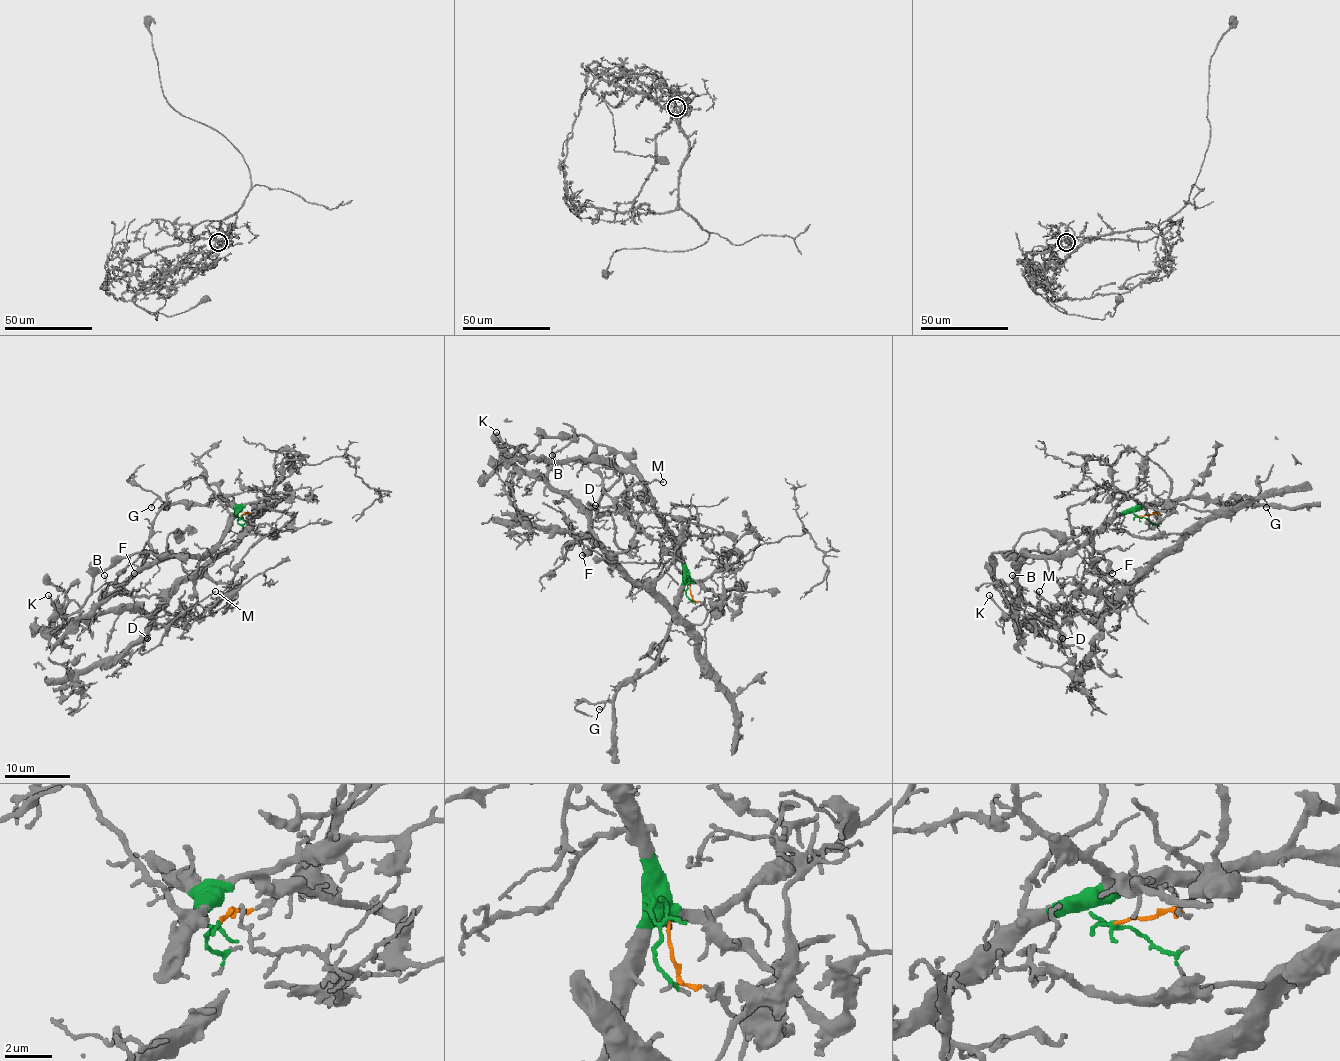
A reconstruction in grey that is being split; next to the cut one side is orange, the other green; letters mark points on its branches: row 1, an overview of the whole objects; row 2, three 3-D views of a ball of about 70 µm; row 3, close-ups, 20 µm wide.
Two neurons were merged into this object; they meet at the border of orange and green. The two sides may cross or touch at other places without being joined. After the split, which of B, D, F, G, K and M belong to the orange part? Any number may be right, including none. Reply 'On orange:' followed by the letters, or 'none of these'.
On orange: B, D, M

